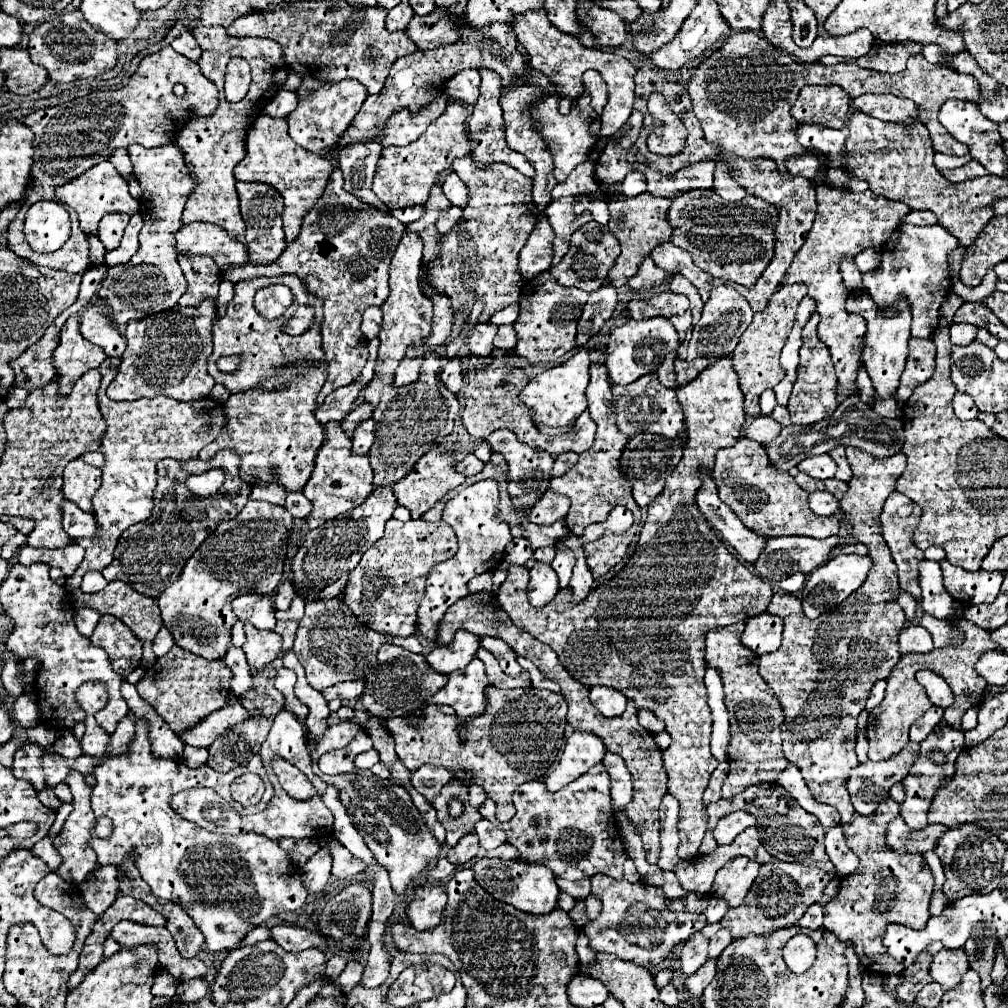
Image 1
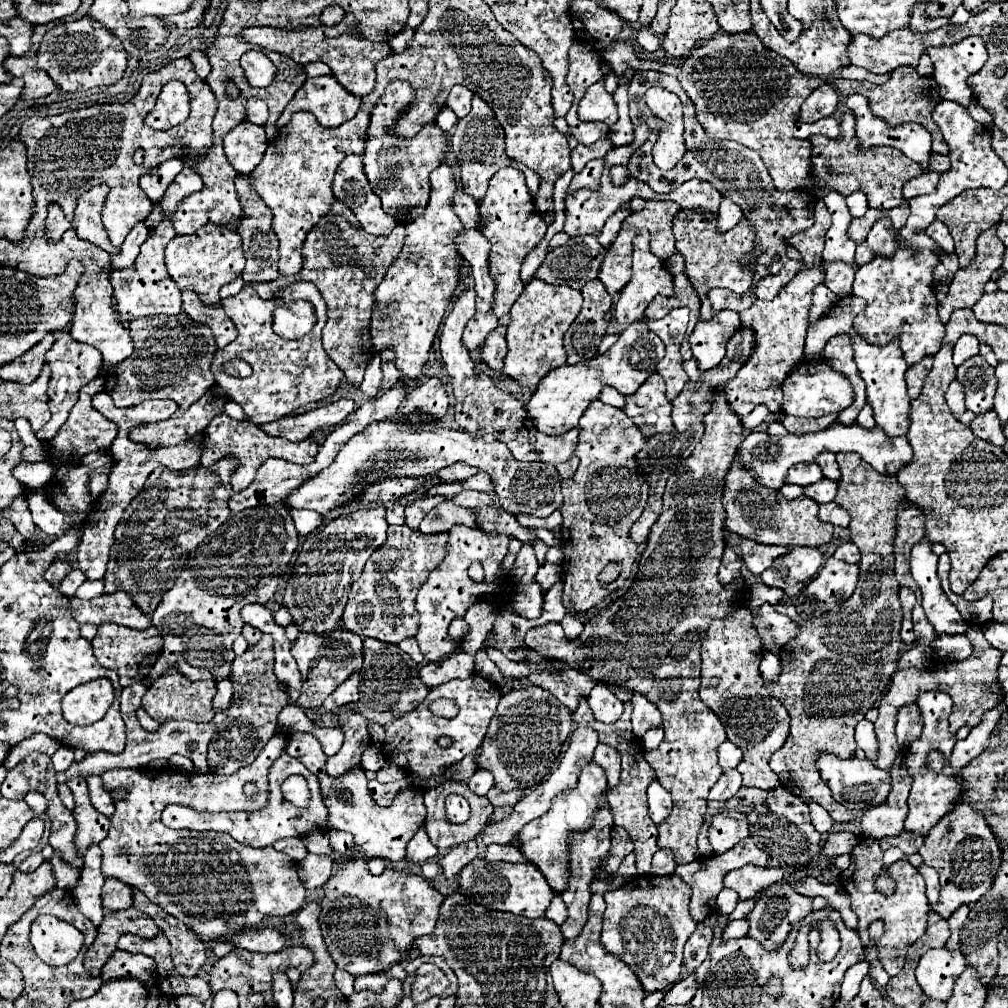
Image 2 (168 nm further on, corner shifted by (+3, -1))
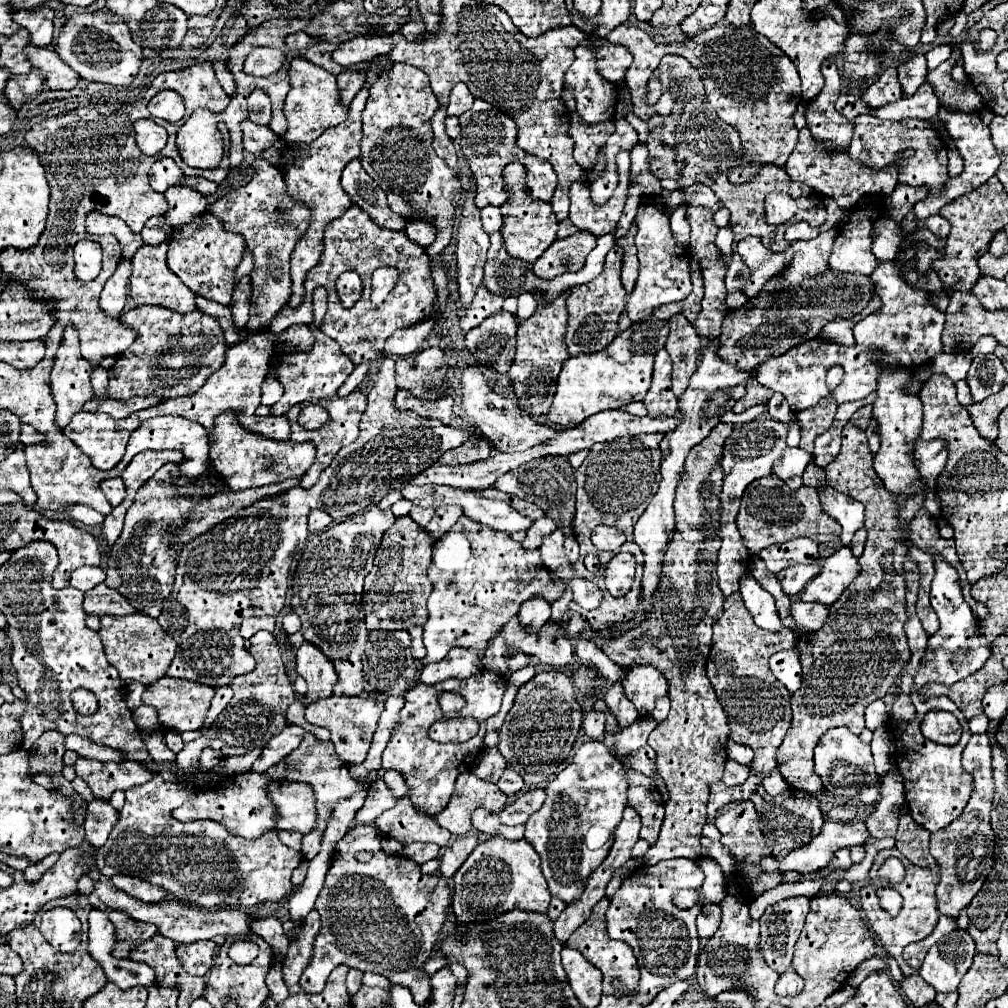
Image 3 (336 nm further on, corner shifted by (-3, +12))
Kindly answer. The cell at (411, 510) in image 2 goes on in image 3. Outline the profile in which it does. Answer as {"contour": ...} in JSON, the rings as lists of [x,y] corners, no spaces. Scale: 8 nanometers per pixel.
{"contour":[[[412,506],[412,510],[410,510],[410,518],[412,518],[418,526],[422,526],[422,528],[426,528],[426,524],[430,522],[432,516],[434,516],[434,508],[420,508],[420,506]]]}

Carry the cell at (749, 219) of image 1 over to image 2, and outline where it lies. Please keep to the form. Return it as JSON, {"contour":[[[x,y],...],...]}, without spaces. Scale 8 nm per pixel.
{"contour":[[[682,209],[674,219],[674,235],[676,235],[676,249],[678,253],[682,253],[686,263],[686,275],[694,285],[701,301],[700,321],[710,321],[716,313],[707,298],[710,289],[728,287],[740,295],[740,293],[746,293],[752,285],[754,263],[746,265],[744,269],[740,267],[740,257],[752,251],[752,227],[748,227],[748,221],[742,219],[728,233],[718,233],[716,223],[708,223],[696,211]]]}

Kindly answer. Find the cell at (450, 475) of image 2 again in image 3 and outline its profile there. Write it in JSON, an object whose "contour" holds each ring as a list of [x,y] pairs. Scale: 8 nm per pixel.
{"contour":[[[472,440],[460,448],[454,448],[454,450],[448,450],[446,454],[442,454],[438,458],[438,464],[468,464],[468,462],[488,458],[490,452],[492,452],[492,448],[488,442]]]}

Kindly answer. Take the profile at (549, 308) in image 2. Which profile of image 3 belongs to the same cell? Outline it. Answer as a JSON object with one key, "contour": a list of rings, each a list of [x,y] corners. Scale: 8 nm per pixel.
{"contour":[[[534,290],[532,294],[536,300],[536,312],[528,320],[518,324],[516,358],[512,362],[508,378],[518,396],[518,406],[524,408],[526,414],[530,416],[540,416],[548,412],[554,392],[556,392],[556,378],[560,374],[560,366],[570,356],[566,350],[566,342],[564,342],[566,324],[568,324],[566,296],[570,294],[570,290],[564,290],[552,302],[546,302],[540,290]]]}

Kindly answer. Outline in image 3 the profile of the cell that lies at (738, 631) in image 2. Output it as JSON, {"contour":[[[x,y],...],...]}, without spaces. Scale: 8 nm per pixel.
{"contour":[[[730,594],[724,602],[724,614],[712,626],[712,650],[706,662],[706,674],[730,722],[730,738],[754,750],[750,770],[770,774],[776,768],[776,750],[790,728],[790,692],[776,680],[768,668],[768,658],[774,652],[794,648],[796,634],[788,628],[774,634],[762,630],[750,618],[742,596]]]}

